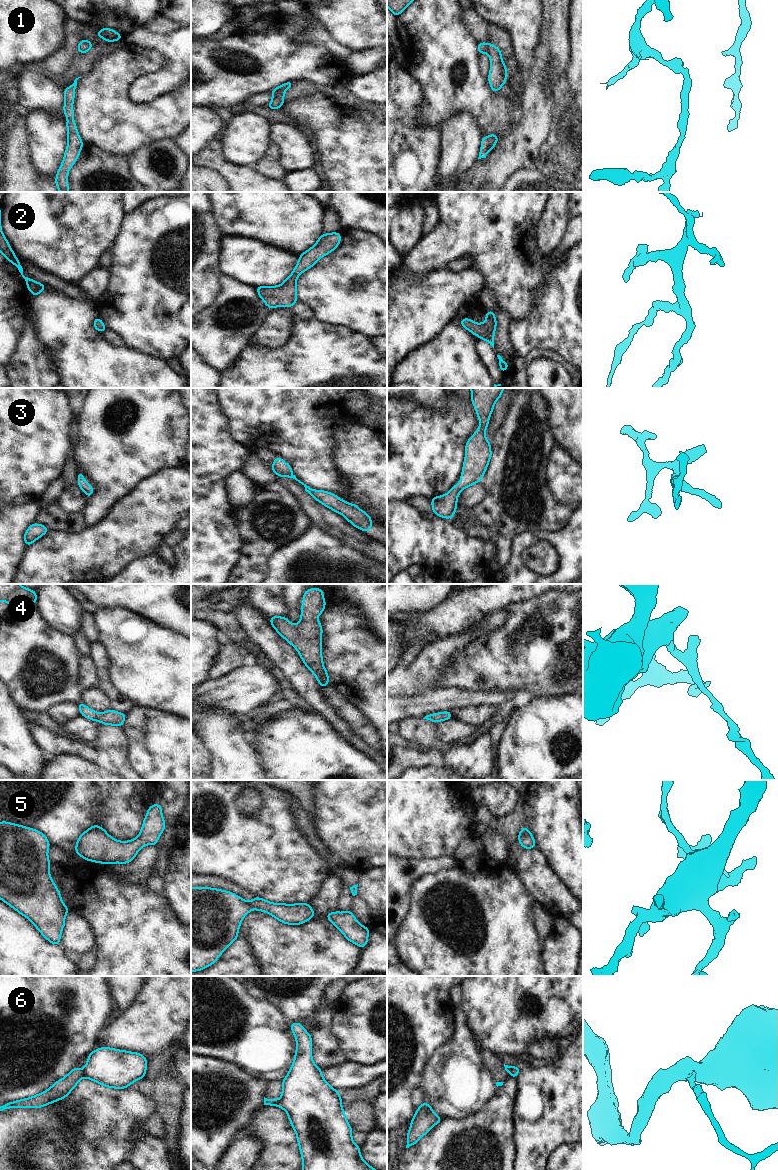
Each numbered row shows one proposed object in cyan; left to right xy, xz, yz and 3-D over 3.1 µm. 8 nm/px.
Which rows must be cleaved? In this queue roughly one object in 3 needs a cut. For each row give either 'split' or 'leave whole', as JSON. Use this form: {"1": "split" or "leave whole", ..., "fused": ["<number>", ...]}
{"1": "leave whole", "2": "leave whole", "3": "leave whole", "4": "leave whole", "5": "leave whole", "6": "split", "fused": ["6"]}

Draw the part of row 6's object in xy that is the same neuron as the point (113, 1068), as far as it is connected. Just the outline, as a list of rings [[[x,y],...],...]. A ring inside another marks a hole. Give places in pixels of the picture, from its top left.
[[[100,1047],[88,1055],[88,1060],[83,1069],[83,1077],[108,1088],[123,1089],[128,1088],[131,1083],[146,1077],[147,1065],[148,1061],[144,1057],[144,1054],[109,1047]]]

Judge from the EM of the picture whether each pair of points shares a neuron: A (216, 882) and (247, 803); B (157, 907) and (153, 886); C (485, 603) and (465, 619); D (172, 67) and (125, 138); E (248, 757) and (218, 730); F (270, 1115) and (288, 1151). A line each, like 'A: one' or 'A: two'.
A: two
B: two
C: one
D: two
E: one
F: one

